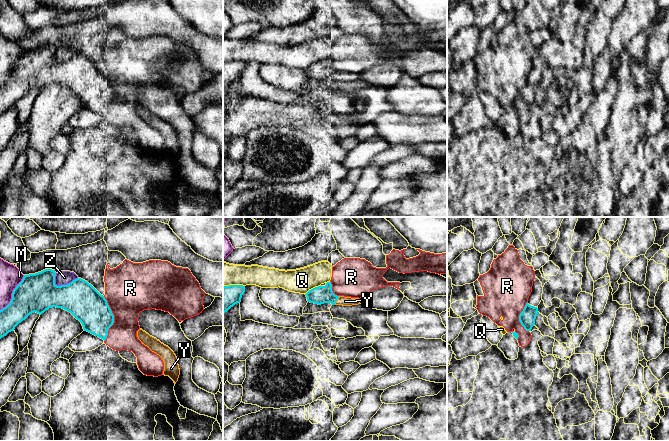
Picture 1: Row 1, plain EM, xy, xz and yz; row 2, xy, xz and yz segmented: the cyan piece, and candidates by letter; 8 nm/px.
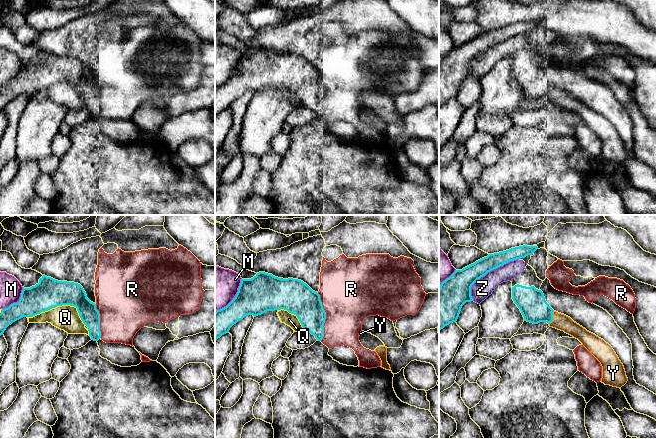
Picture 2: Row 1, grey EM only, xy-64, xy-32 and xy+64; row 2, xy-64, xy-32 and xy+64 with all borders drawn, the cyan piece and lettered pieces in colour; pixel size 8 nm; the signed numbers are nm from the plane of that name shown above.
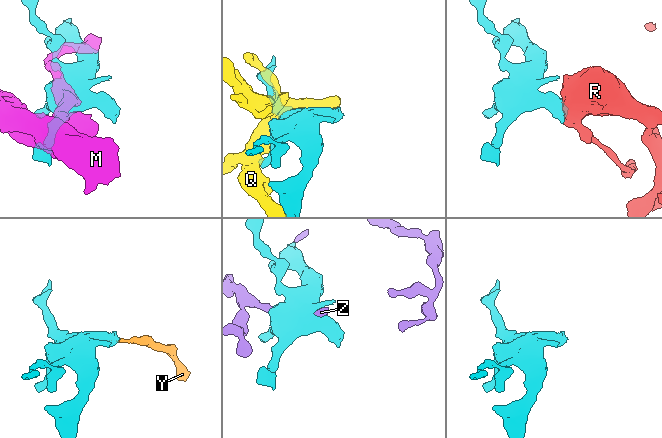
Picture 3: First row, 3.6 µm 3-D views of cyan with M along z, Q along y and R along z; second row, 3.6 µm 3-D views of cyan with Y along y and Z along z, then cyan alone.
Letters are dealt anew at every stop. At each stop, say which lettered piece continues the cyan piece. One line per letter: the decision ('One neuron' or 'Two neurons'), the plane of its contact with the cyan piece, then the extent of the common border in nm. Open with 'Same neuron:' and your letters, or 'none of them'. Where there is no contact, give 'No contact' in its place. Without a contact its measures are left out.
Same neuron: Y
M: Two neurons. Touches cyan in xy. Shared border 340 nm
Q: Two neurons. Touches cyan in xz. Shared border 140 nm
R: Two neurons. Touches cyan in xy. Shared border 360 nm
Y: One neuron. Touches cyan in xz. Shared border 80 nm
Z: Two neurons. Touches cyan in xy. Shared border 200 nm

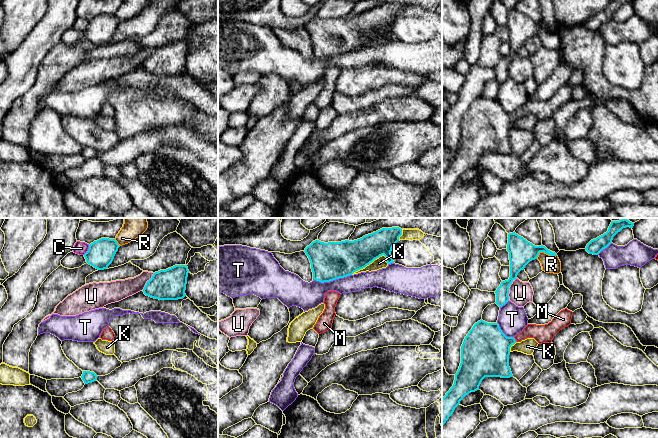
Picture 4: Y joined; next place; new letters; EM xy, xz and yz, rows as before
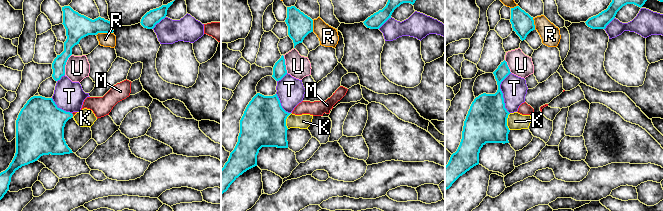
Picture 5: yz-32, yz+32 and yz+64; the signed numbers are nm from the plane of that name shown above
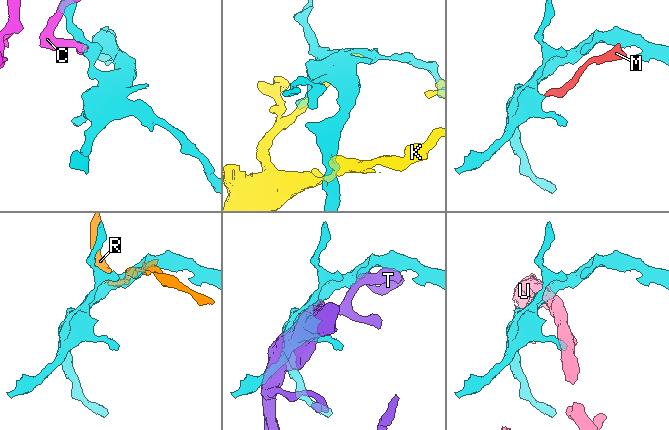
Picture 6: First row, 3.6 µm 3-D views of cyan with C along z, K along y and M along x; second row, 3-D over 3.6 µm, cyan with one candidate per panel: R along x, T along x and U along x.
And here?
Same neuron: M
C: Two neurons. Touches cyan in xy. Shared border 90 nm
K: Two neurons. Touches cyan in xz. Shared border 320 nm
M: One neuron. Touches cyan in yz. Shared border 50 nm
R: Two neurons. Touches cyan in yz. Shared border 170 nm
T: Two neurons. Touches cyan in xz. Shared border 320 nm
U: Two neurons. Touches cyan in yz. Shared border 200 nm

